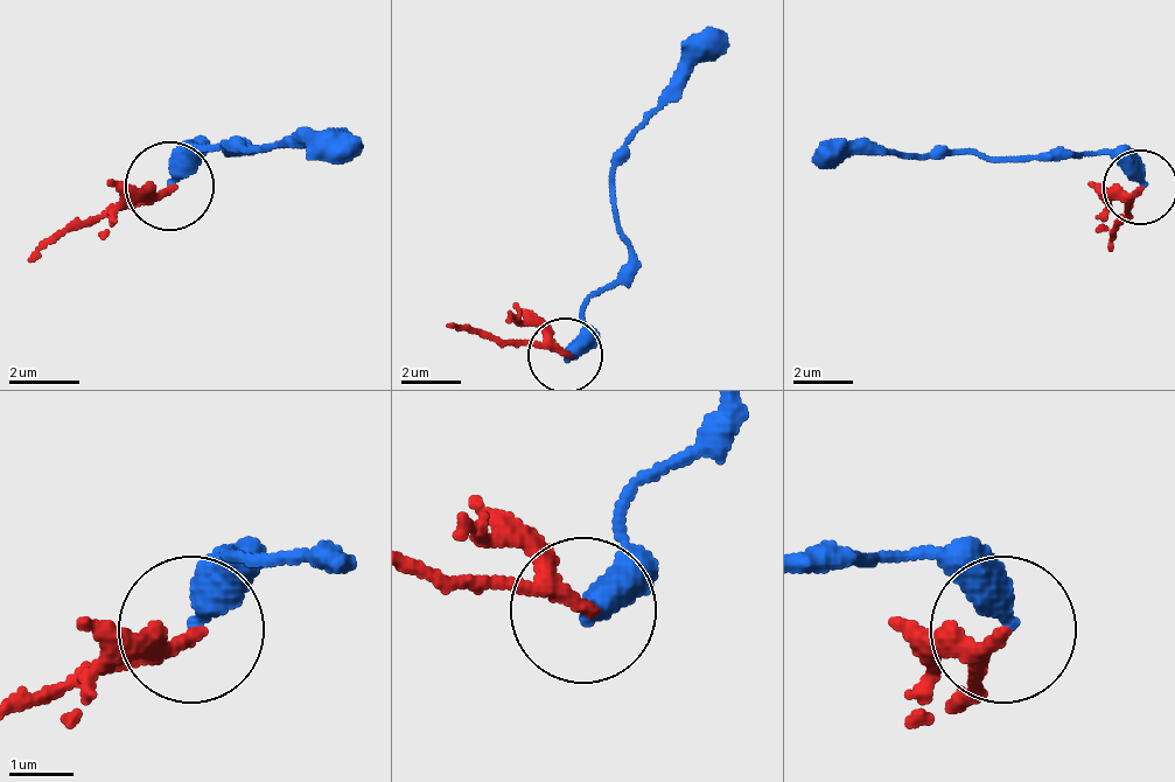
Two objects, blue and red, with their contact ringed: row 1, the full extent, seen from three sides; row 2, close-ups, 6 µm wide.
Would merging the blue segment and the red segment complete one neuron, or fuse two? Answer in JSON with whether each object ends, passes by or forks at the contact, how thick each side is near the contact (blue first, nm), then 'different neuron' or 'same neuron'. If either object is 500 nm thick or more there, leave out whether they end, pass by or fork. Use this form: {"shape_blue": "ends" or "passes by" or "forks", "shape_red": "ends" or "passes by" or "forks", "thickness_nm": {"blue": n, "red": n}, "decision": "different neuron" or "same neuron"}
{"shape_blue": "ends", "shape_red": "passes by", "thickness_nm": {"blue": 400, "red": 200}, "decision": "different neuron"}

